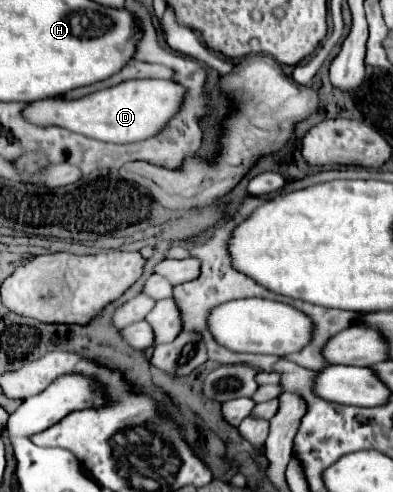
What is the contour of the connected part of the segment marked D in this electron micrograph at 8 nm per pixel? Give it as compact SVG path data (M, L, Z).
M126 80L76 100L68 100L64 96L36 100L24 108L22 116L34 126L58 126L94 140L128 144L158 134L160 128L164 128L164 124L178 112L182 96L184 88L172 80Z

